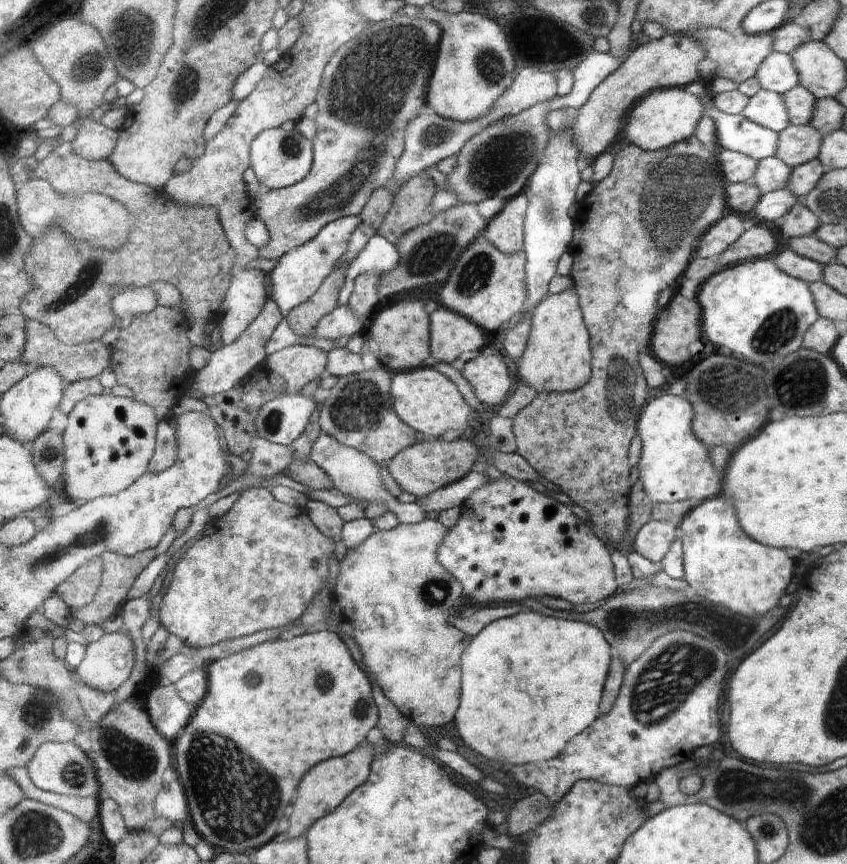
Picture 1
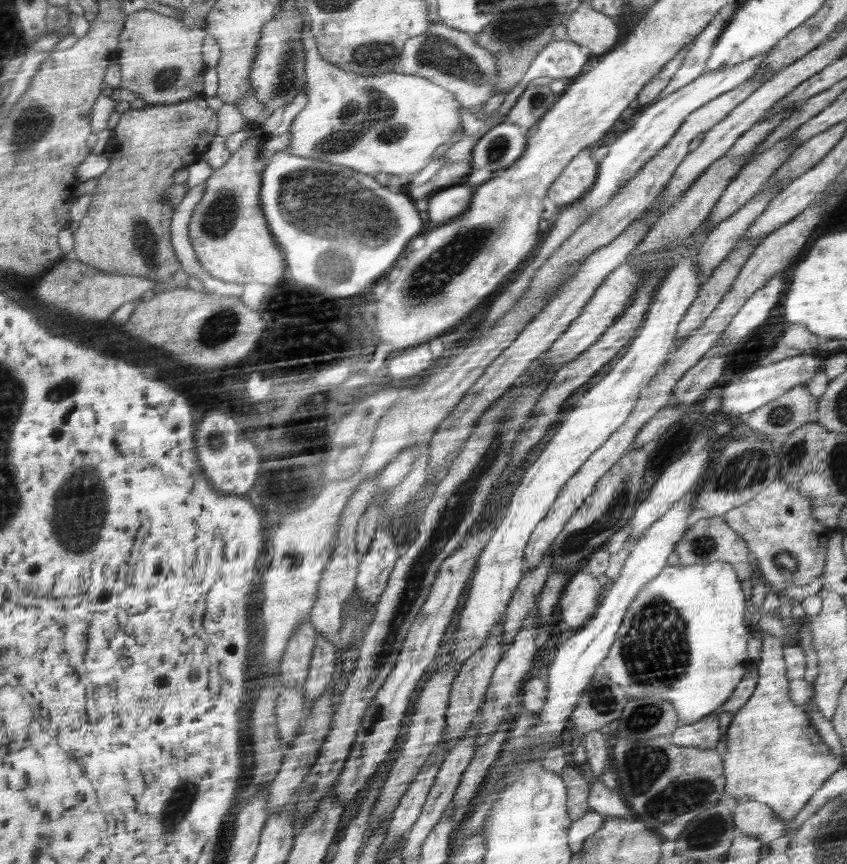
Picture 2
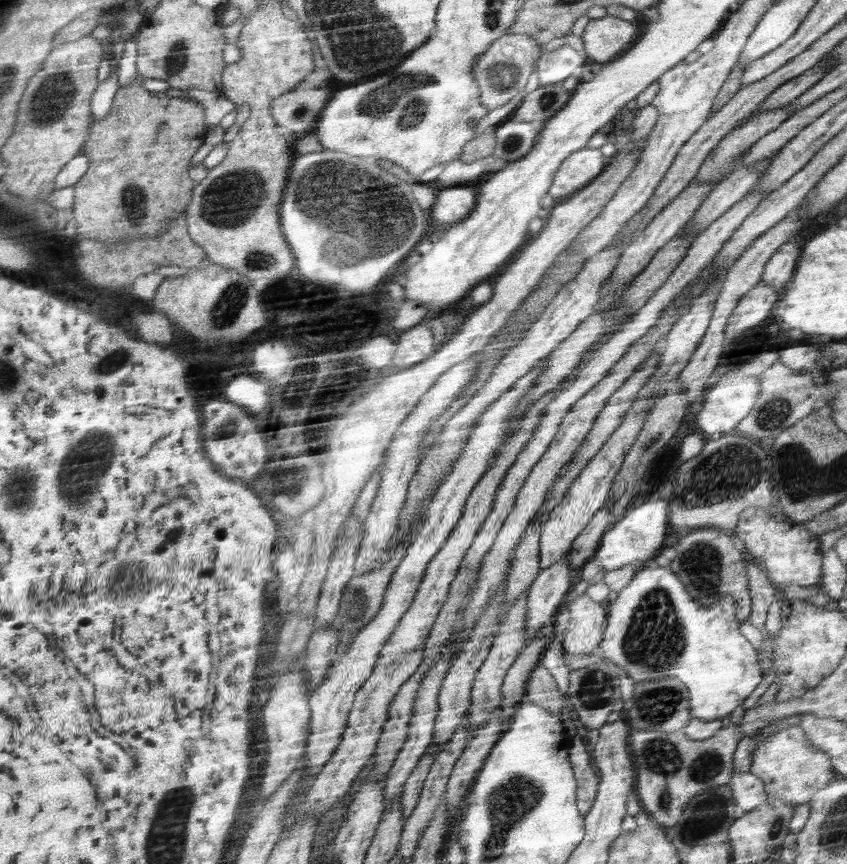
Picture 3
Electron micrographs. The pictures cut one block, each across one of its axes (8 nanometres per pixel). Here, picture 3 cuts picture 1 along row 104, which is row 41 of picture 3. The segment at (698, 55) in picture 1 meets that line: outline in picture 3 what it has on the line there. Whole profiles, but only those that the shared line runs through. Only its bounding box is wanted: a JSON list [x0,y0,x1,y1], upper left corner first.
[581,15,641,62]

